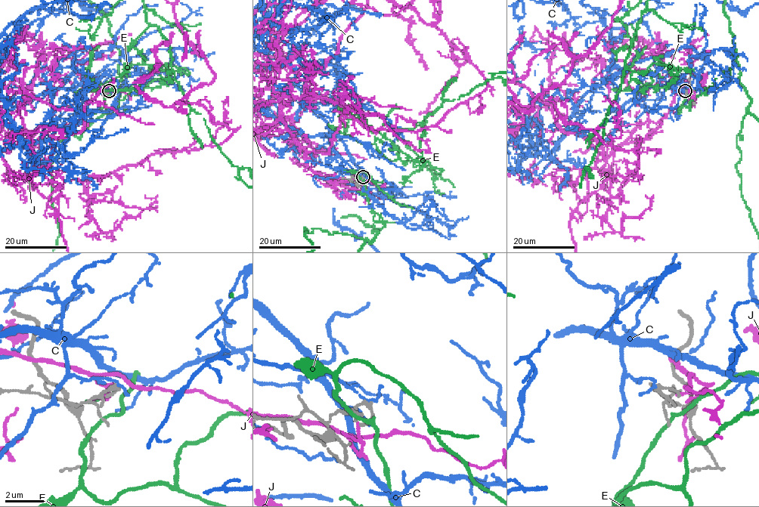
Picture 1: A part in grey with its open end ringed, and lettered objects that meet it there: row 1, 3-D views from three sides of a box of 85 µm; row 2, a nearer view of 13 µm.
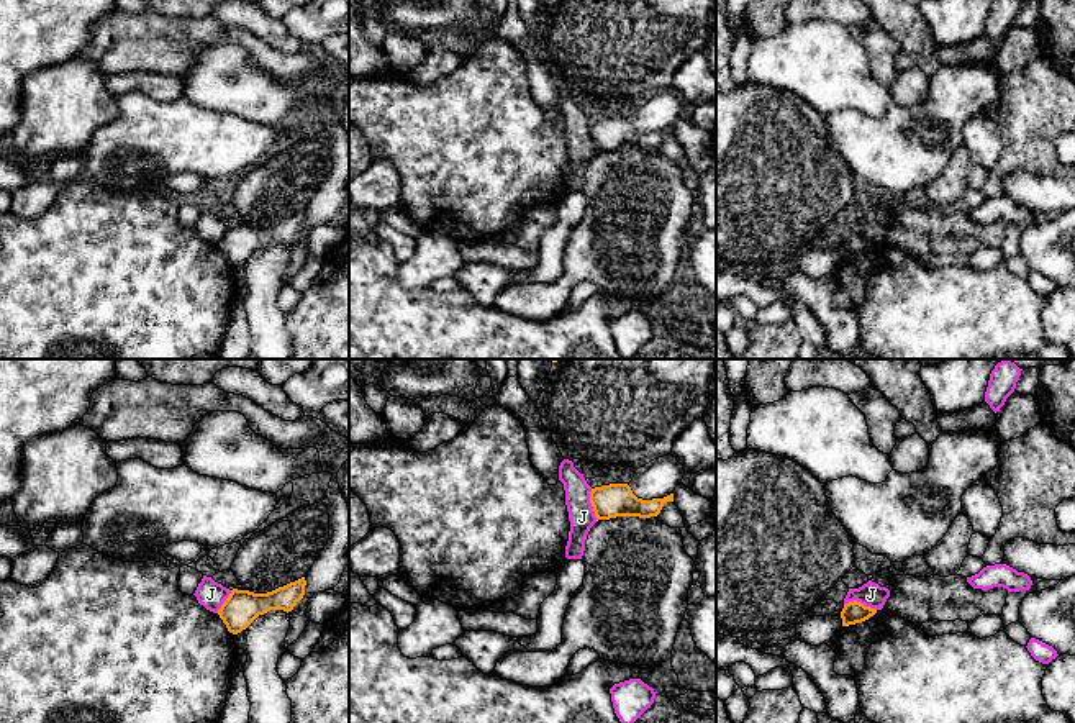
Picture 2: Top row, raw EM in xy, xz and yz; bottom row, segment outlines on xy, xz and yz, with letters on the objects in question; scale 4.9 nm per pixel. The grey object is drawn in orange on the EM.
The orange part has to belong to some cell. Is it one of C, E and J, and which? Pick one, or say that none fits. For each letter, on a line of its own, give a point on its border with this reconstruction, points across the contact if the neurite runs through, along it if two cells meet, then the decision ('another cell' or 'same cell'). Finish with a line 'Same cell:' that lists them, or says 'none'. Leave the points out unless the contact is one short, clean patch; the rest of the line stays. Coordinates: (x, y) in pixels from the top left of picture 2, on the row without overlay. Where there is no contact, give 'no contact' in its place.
C: no contact; another cell
E: no contact; another cell
J: meets orange in xz at (592, 138); border along xz (590, 122), (590, 138), (597, 153); another cell
Same cell: none

